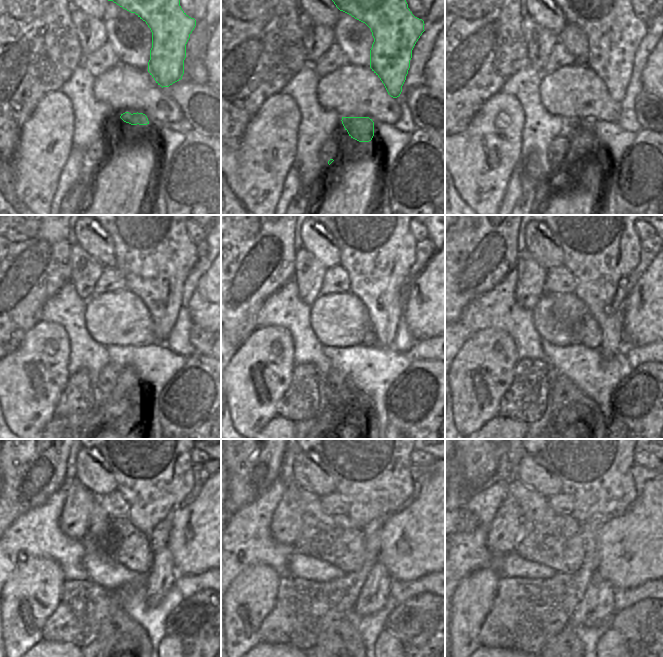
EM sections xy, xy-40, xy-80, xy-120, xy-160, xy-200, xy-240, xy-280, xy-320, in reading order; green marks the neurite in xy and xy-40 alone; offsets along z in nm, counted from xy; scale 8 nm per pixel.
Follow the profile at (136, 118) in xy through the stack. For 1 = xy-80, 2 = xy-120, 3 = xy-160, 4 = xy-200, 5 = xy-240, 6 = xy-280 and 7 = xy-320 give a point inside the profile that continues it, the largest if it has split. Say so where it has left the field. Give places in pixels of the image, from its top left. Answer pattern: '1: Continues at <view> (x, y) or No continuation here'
1: Continues at xy-80 (582, 140)
2: Continues at xy-120 (128, 382)
3: Continues at xy-160 (341, 399)
4: Continues at xy-200 (567, 406)
5: Continues at xy-240 (119, 634)
6: Continues at xy-280 (341, 642)
7: Continues at xy-320 (596, 608)

